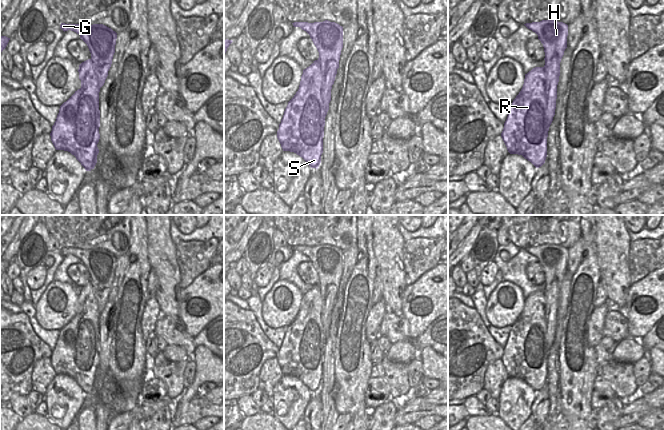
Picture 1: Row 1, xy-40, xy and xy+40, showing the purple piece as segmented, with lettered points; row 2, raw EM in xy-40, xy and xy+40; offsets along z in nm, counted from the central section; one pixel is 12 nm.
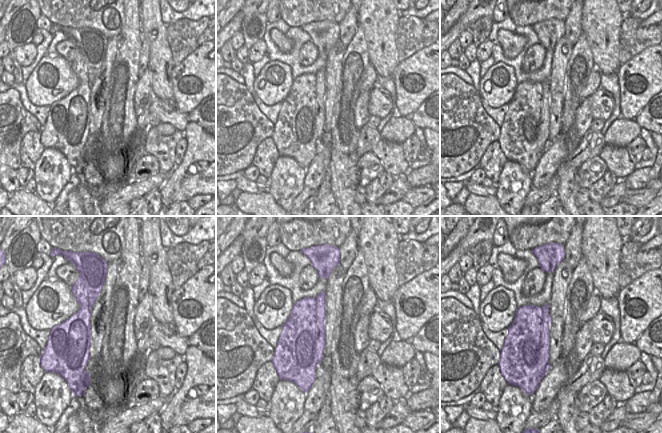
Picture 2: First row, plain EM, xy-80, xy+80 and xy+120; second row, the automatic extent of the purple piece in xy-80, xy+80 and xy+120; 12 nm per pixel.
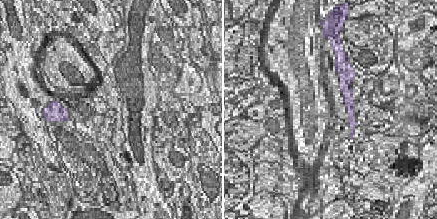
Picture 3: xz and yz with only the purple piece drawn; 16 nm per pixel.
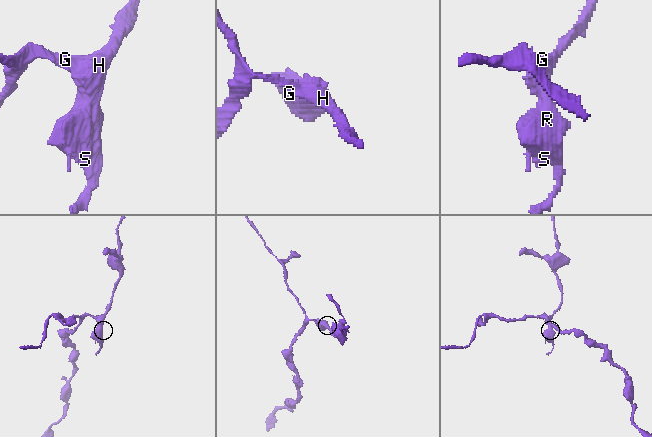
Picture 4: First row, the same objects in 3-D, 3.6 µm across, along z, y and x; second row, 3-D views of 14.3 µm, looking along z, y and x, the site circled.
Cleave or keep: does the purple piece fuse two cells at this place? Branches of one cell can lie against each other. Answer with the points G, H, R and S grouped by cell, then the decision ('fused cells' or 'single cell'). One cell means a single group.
groups G H / R S; fused cells

